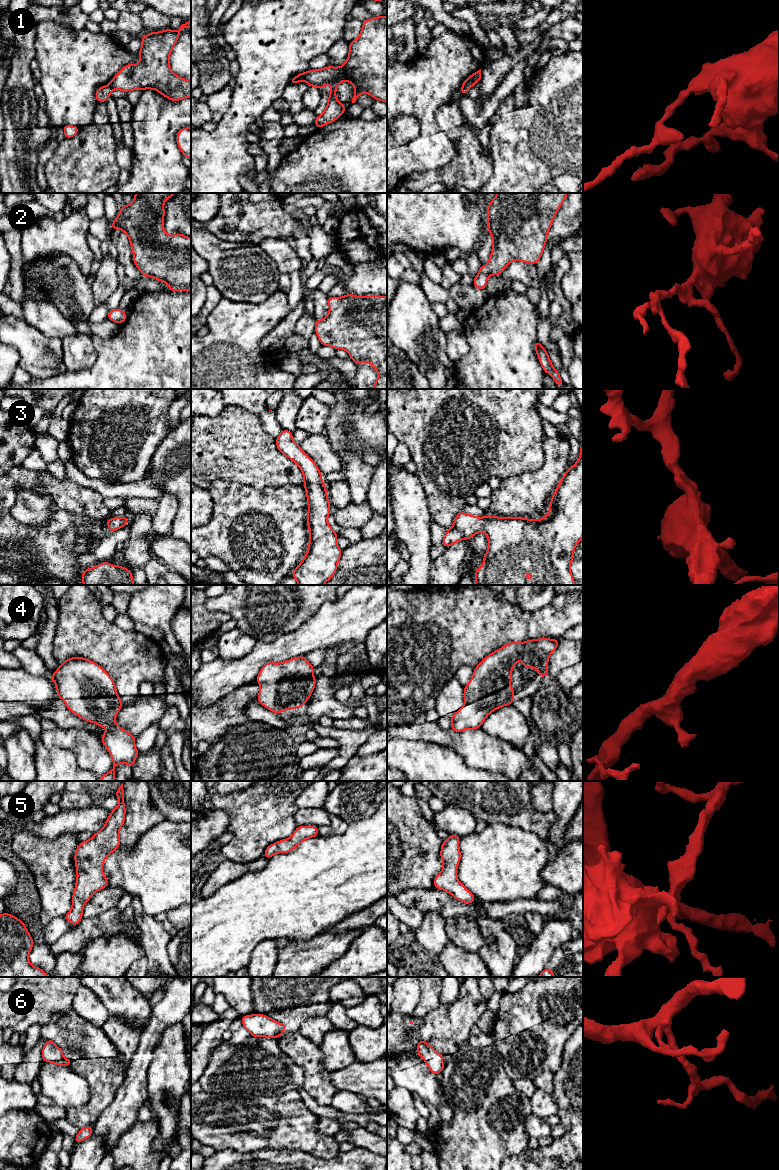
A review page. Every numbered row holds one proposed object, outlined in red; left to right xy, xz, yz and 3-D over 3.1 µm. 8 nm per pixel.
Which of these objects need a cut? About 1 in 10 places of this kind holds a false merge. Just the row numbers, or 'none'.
1

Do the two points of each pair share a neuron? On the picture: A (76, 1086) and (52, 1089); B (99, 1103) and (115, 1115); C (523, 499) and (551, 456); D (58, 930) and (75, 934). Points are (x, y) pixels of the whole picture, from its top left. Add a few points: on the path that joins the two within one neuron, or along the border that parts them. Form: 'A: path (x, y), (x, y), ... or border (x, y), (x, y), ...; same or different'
A: path (70, 1087), (58, 1087); same
B: border (119, 1087), (115, 1097), (101, 1112), (93, 1126); different
C: path (534, 488), (551, 471), (551, 467); same
D: border (73, 927), (49, 945); different

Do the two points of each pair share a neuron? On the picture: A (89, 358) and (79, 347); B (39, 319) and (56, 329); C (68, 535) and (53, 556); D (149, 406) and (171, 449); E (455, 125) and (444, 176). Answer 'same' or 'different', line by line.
A: same
B: same
C: different
D: different
E: same

